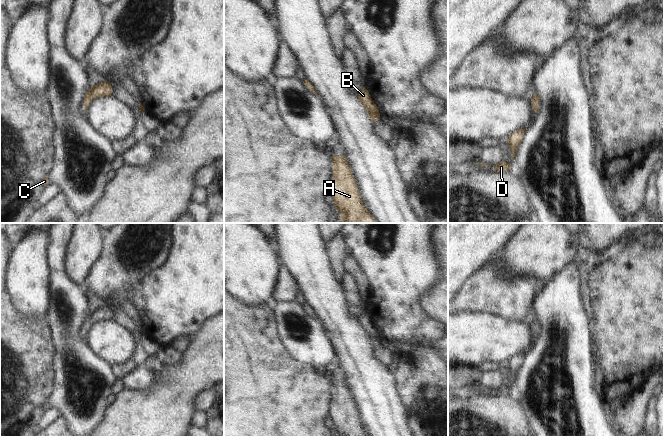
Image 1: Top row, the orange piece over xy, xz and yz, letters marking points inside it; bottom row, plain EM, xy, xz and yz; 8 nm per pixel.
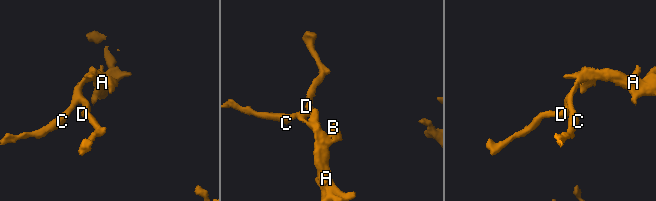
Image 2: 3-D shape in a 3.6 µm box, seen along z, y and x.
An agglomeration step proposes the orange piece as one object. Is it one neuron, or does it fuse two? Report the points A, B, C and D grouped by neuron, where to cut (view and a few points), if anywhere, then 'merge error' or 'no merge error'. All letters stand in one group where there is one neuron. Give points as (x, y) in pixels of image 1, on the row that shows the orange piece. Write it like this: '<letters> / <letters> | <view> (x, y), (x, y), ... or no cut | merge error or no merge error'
A B C D | no cut | no merge error

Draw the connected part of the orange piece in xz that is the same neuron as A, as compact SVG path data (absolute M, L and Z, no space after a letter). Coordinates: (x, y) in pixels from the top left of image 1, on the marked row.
M346 156L332 157L331 195L344 223L376 223L362 203L360 192Z

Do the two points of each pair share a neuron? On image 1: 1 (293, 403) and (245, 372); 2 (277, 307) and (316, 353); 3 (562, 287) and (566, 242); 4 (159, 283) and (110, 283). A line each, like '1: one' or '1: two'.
1: one
2: one
3: two
4: two

